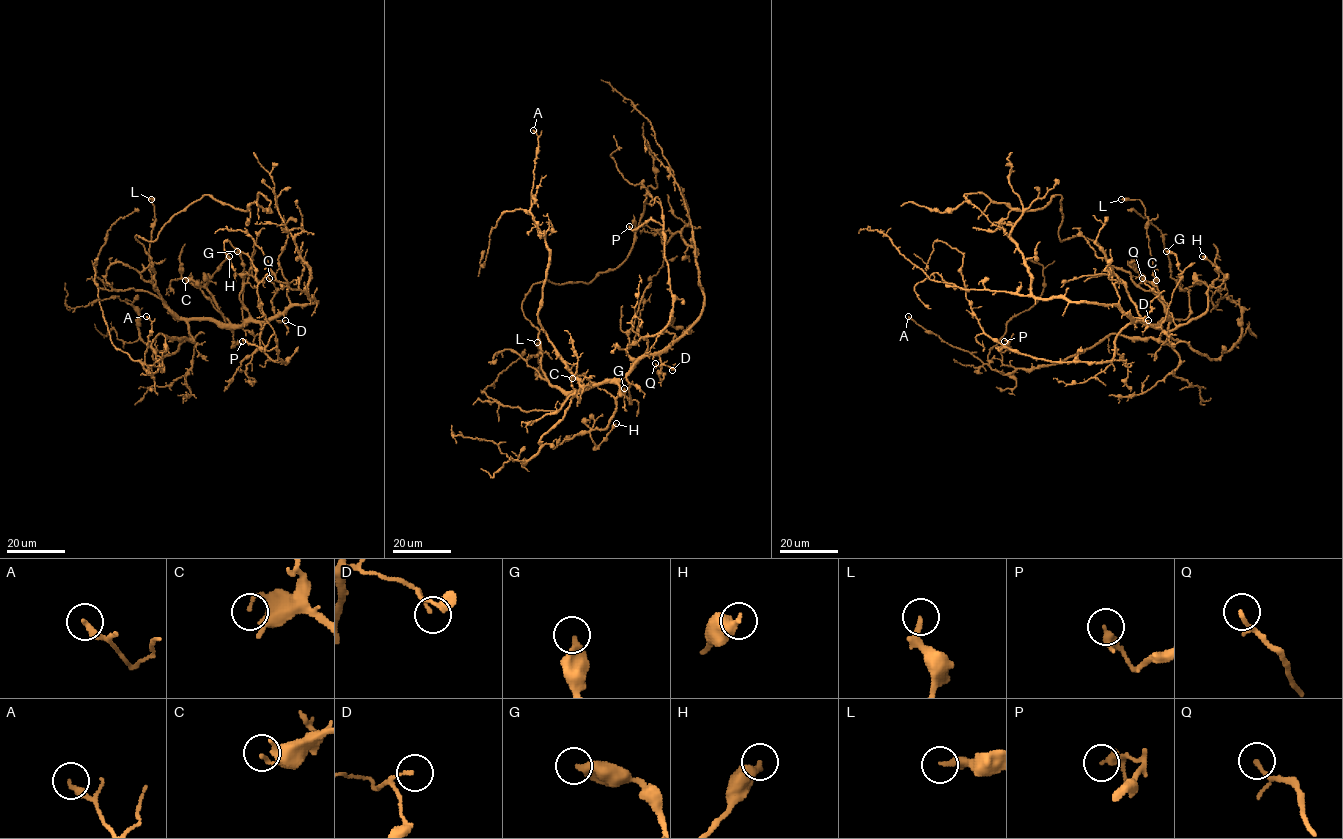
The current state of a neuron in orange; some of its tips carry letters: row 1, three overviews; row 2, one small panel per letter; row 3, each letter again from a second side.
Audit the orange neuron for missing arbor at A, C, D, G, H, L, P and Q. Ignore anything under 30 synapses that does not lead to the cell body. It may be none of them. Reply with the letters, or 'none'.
none

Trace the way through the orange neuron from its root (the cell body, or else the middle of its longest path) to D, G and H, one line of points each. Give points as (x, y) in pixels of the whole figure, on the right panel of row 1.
D: (1170, 319), (1158, 324), (1133, 321), (1135, 317), (1143, 322), (1148, 320)
G: (1170, 319), (1156, 327), (1165, 319), (1181, 274), (1176, 256), (1166, 251)
H: (1170, 319), (1161, 323), (1165, 331), (1199, 317), (1207, 308), (1208, 289), (1222, 283), (1223, 275), (1202, 256)

